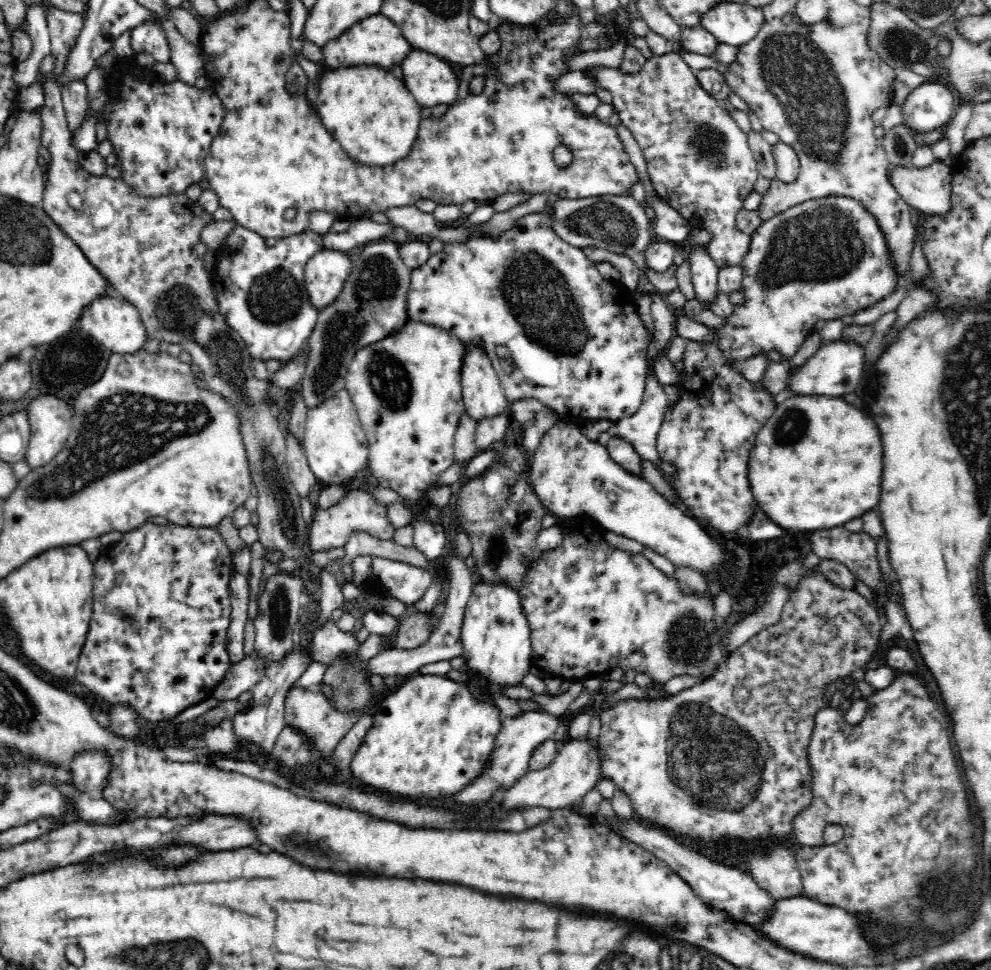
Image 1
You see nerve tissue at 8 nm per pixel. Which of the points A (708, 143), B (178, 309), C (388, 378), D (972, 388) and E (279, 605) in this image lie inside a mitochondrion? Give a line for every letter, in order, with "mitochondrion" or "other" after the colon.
A: mitochondrion
B: mitochondrion
C: mitochondrion
D: mitochondrion
E: mitochondrion

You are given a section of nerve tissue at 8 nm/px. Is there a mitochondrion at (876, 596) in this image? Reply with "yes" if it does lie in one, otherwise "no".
no

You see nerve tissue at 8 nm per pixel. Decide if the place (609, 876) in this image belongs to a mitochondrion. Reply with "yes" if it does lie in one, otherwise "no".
yes

